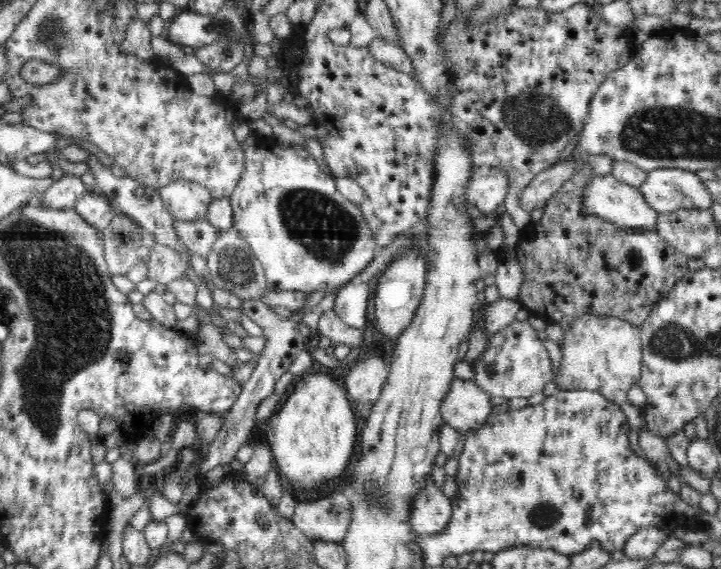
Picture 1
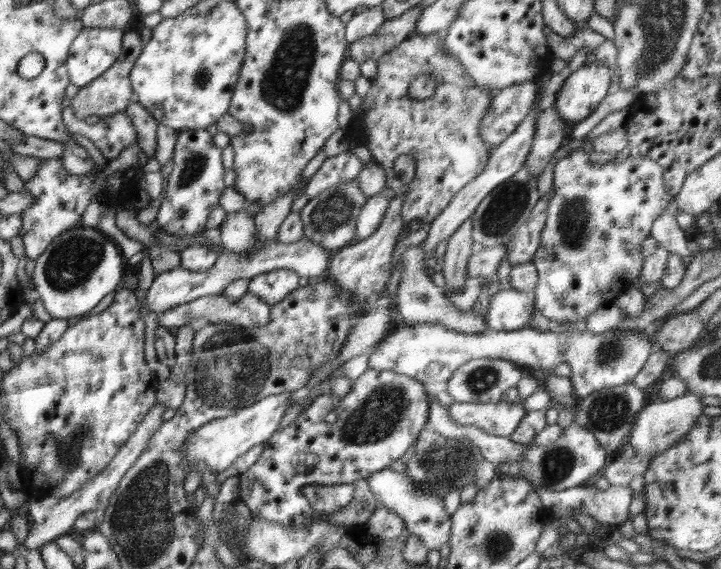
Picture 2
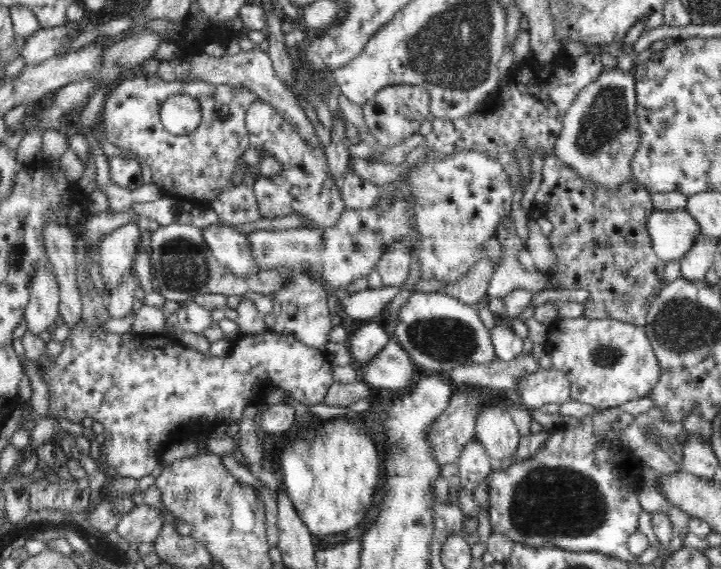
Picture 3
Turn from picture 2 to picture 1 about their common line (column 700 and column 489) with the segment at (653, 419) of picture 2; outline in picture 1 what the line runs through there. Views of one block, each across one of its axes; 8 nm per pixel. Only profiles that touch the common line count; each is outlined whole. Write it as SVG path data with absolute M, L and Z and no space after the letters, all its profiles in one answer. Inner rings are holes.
M456 378L446 400L442 400L440 414L444 423L451 428L467 433L484 426L486 418L492 414L493 407L488 392L480 389L471 380Z

